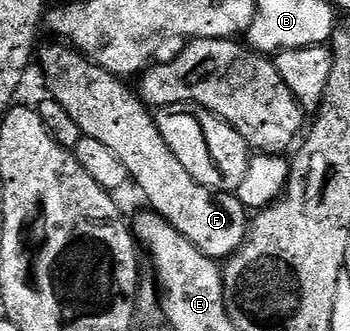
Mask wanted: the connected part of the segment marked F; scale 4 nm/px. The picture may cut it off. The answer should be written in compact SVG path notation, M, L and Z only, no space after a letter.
M63 42L52 43L56 44L48 44L45 48L43 45L39 49L38 64L40 60L44 80L52 91L49 92L51 99L57 100L62 110L66 110L66 114L70 114L70 118L78 122L81 137L102 142L102 146L106 146L108 154L116 159L116 163L127 170L131 183L134 182L140 187L141 194L148 199L147 207L162 218L166 218L166 222L170 222L170 226L174 226L174 230L178 230L178 234L185 236L191 244L198 246L202 254L206 254L214 261L224 262L244 247L244 241L248 239L250 231L250 212L245 208L239 195L231 192L213 192L211 188L194 182L194 178L186 174L186 166L182 166L182 162L174 158L174 150L166 146L166 138L162 138L158 130L155 115L133 89L131 92L124 85L127 83L121 77L112 76L106 70L102 70L102 66L88 60L75 48Z

